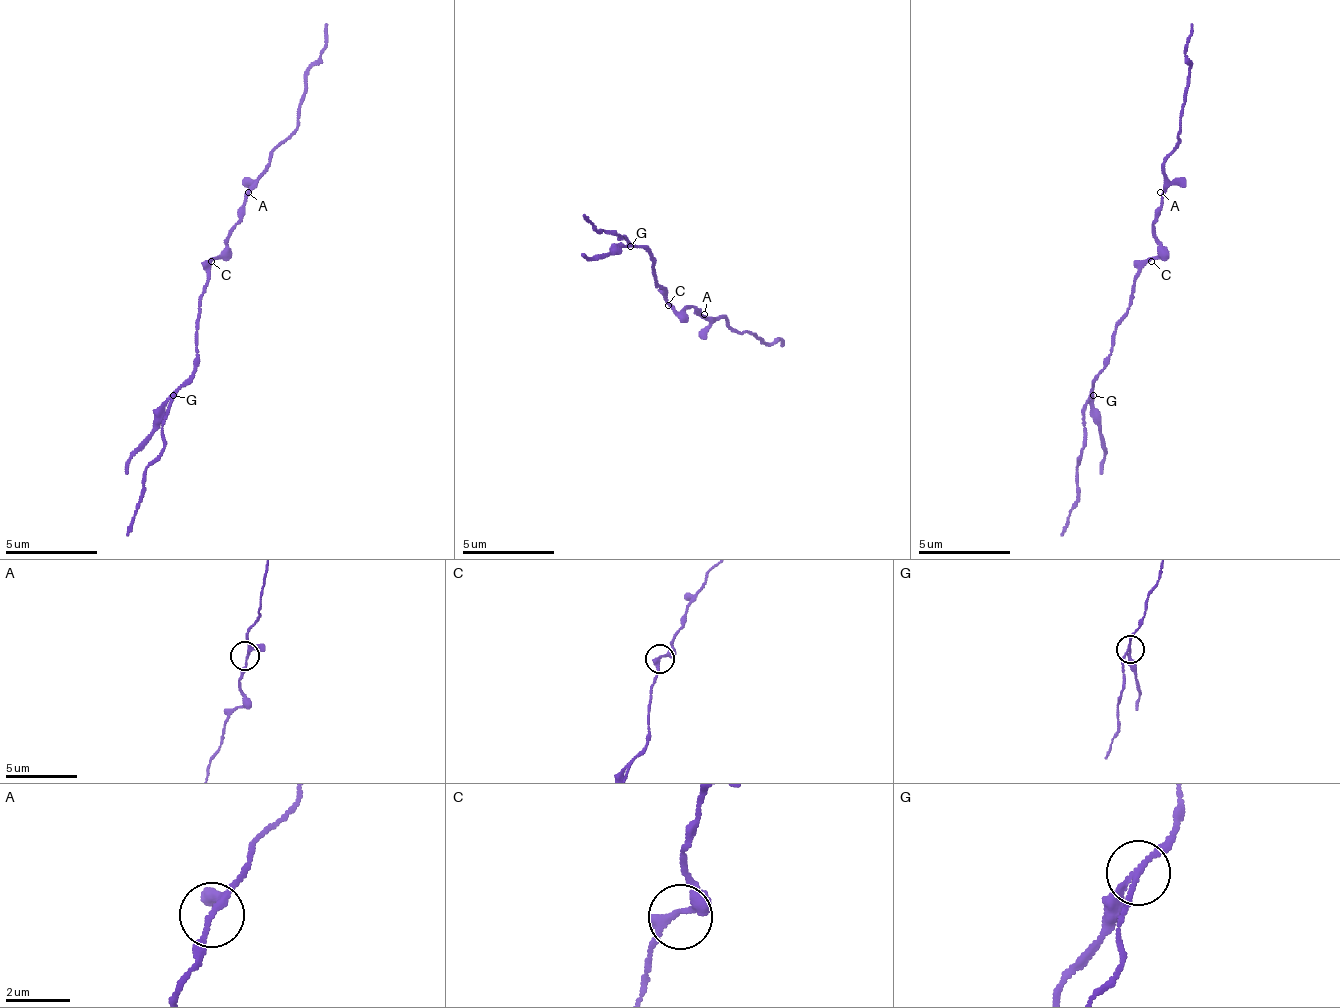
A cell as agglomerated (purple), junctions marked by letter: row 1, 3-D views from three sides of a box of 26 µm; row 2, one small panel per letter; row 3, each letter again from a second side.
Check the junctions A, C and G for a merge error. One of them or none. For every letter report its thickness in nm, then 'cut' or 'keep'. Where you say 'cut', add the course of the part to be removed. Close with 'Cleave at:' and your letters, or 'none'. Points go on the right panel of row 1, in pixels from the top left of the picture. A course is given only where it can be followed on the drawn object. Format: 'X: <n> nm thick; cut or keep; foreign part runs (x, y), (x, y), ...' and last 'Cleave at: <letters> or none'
A: 170 nm thick; keep
C: 260 nm thick; keep
G: 150 nm thick; cut; foreign part runs (1092, 394), (1105, 454), (1101, 472)
Cleave at: G

